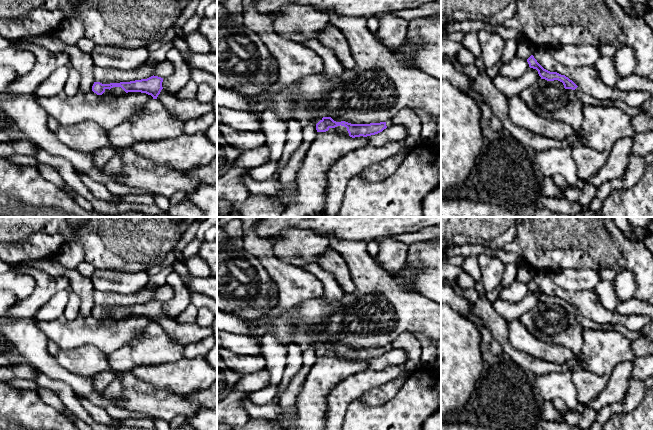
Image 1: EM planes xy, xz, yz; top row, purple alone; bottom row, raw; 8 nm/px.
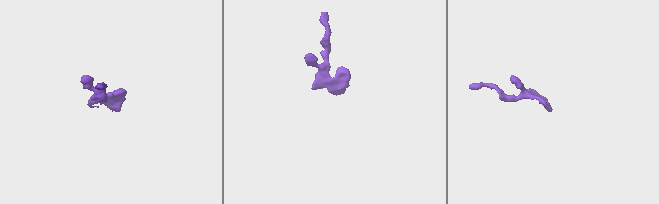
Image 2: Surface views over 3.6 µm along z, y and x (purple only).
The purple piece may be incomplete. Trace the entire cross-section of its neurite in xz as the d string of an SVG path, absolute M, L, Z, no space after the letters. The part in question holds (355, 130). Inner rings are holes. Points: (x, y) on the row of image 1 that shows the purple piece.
M323 117L316 124L316 130L317 132L328 131L342 133L355 138L378 134L391 125L393 125L391 121L370 124L351 124L345 121L336 122L331 117Z

